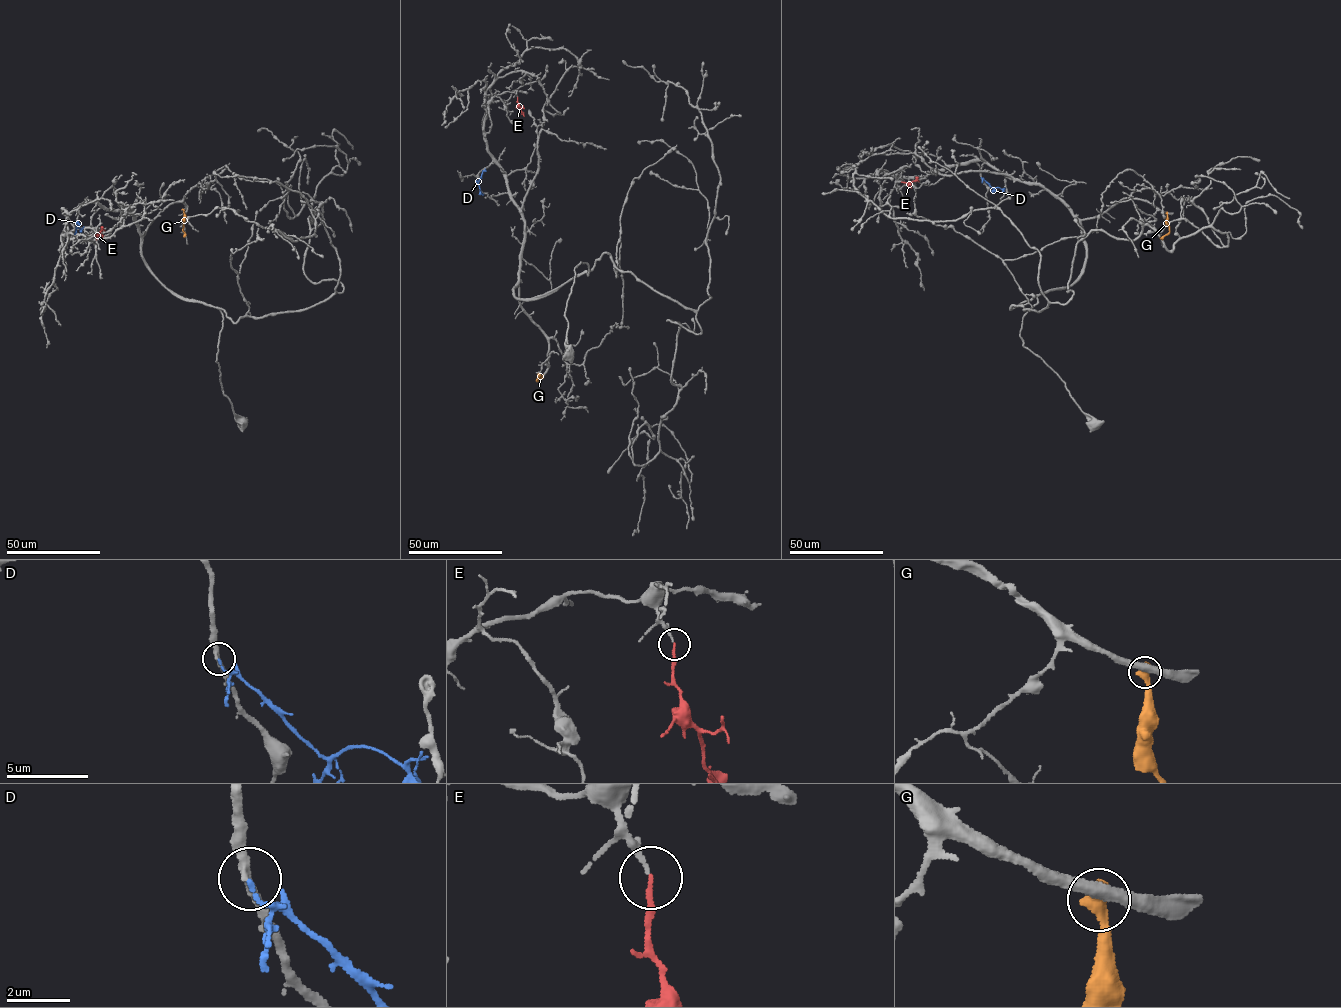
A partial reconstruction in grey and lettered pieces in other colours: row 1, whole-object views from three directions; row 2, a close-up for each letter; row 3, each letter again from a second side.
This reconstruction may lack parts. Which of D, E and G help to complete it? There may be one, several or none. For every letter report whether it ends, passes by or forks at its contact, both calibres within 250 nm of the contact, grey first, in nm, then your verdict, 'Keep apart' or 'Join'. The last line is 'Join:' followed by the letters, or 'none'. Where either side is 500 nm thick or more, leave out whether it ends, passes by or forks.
D: It ends there. Thickness 200 nm (grey) against 130 nm. Keep apart
E: It ends there. Thickness 120 nm (grey) against 180 nm. Join
G: Thickness 400 nm (grey) against 500 nm. Keep apart
Join: E

